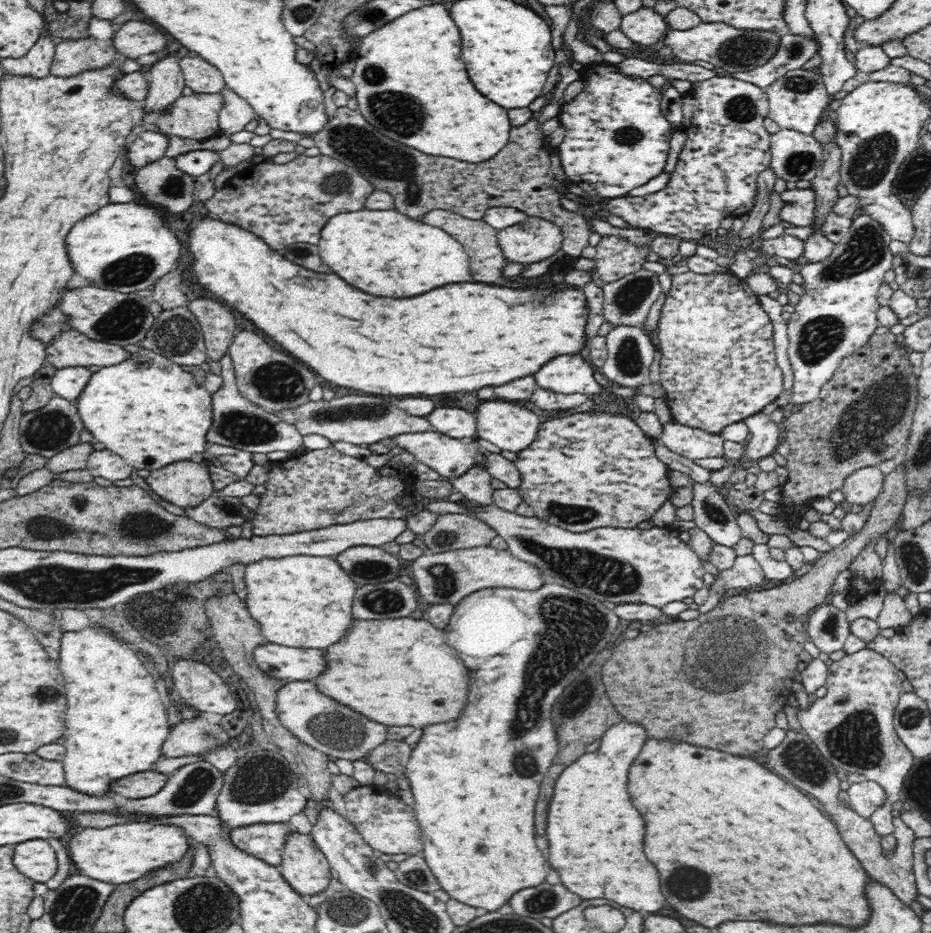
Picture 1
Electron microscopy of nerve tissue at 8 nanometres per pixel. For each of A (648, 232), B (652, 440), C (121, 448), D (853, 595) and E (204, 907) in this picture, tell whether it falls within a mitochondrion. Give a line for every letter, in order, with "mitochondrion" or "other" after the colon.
A: other
B: other
C: other
D: other
E: mitochondrion

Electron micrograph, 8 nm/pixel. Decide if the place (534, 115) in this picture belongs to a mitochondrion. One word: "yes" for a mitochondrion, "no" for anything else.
no

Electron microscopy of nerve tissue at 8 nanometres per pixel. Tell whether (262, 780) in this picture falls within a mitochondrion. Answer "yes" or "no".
yes

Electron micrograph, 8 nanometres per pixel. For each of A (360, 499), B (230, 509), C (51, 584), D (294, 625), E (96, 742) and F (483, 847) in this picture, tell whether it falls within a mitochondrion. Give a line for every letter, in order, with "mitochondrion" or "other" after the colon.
A: mitochondrion
B: mitochondrion
C: mitochondrion
D: other
E: other
F: other

